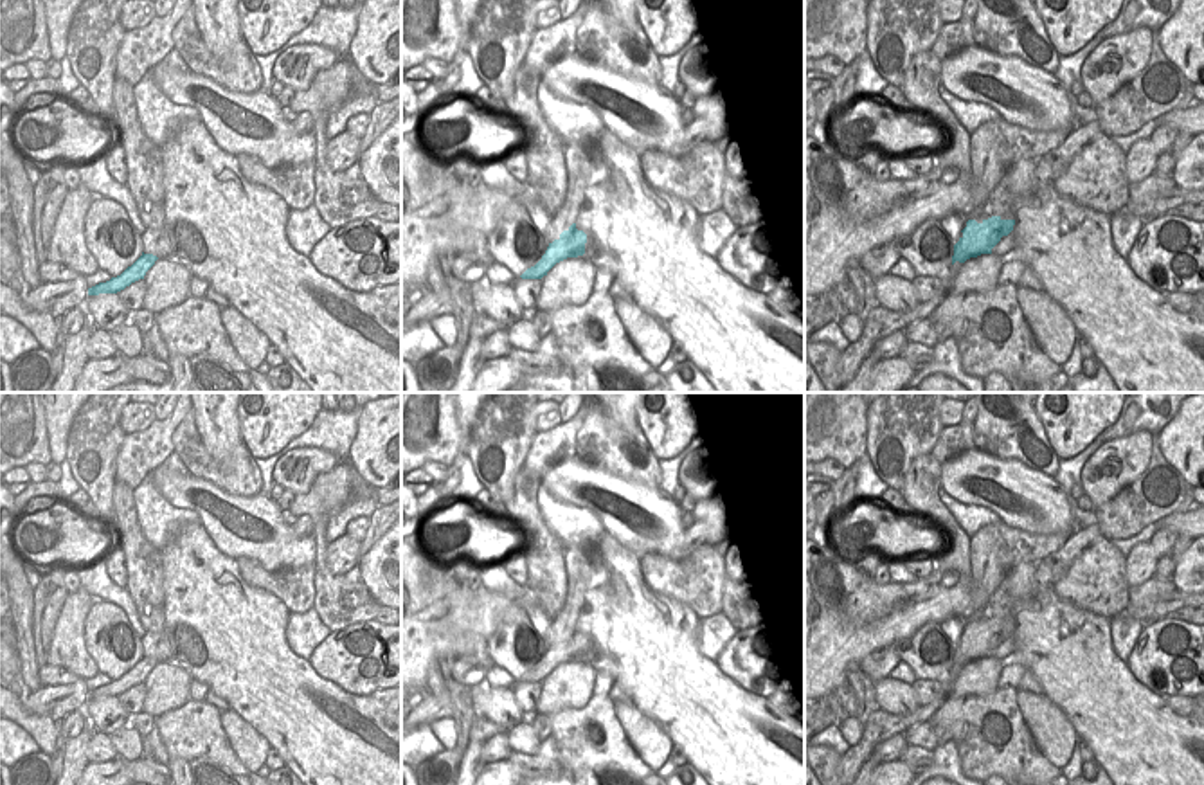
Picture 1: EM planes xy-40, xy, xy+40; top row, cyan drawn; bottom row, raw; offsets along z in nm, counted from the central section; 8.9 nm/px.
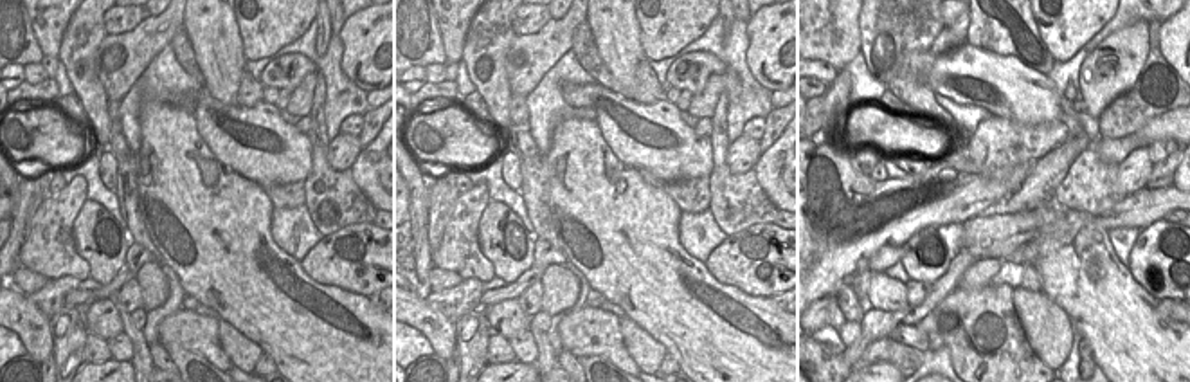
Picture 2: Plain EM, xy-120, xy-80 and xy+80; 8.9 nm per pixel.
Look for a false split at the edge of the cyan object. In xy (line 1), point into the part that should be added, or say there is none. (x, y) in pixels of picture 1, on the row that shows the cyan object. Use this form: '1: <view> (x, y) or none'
1: none

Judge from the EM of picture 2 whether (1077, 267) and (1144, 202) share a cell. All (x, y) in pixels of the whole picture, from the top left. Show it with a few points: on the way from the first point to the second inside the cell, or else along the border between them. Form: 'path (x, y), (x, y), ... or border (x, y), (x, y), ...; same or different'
border (1106, 229), (1084, 226), (1066, 245); different

